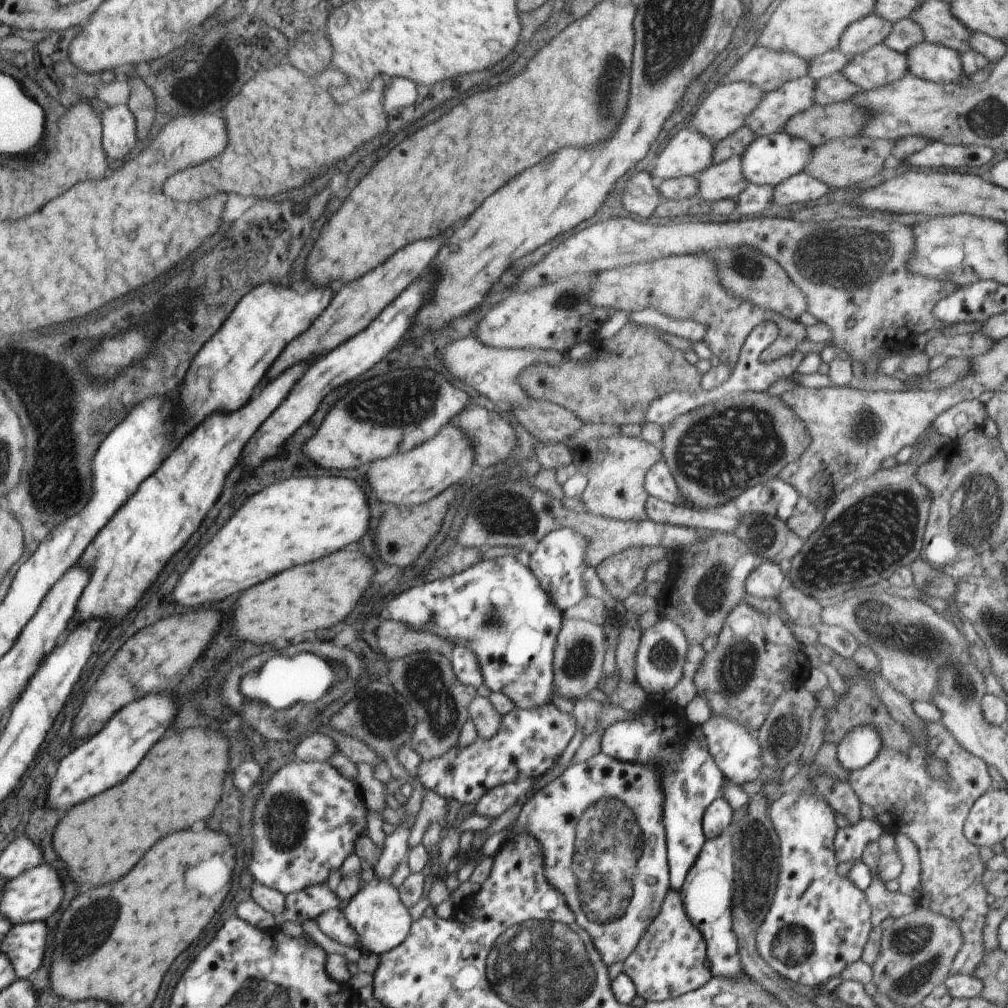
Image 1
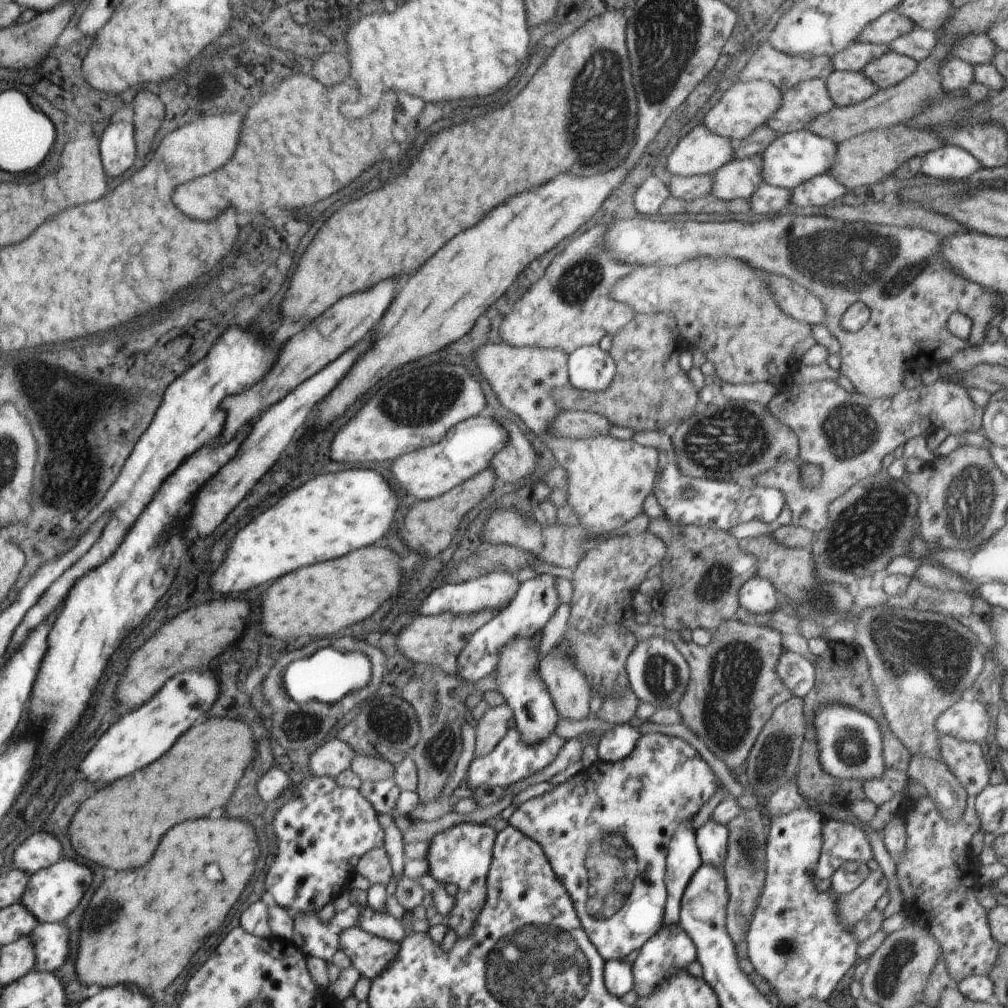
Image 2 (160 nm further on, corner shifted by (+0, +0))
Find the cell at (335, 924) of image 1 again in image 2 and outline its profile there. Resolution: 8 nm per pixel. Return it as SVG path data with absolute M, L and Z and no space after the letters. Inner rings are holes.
M359 926L341 932L340 949L351 960L361 976L371 982L386 972L399 953L401 944L379 937Z

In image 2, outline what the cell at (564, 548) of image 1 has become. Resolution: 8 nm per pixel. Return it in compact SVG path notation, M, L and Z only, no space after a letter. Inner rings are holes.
M541 574L535 579L520 584L511 603L467 640L457 658L458 676L468 682L478 682L480 678L484 678L495 670L499 663L499 652L506 645L510 645L517 639L532 639L537 630L546 626L546 622L560 605L554 578L557 577Z

